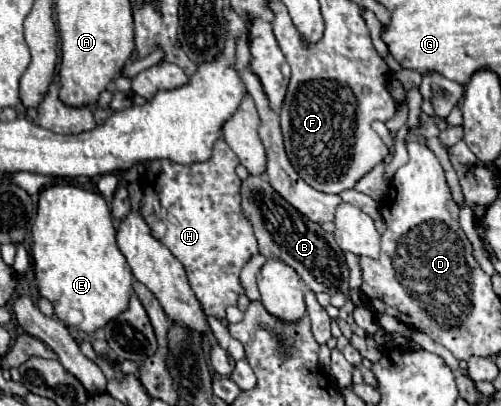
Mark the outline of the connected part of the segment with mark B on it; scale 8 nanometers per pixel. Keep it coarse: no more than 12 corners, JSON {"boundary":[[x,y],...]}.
{"boundary":[[264,177],[242,181],[260,253],[350,293],[344,251]]}

